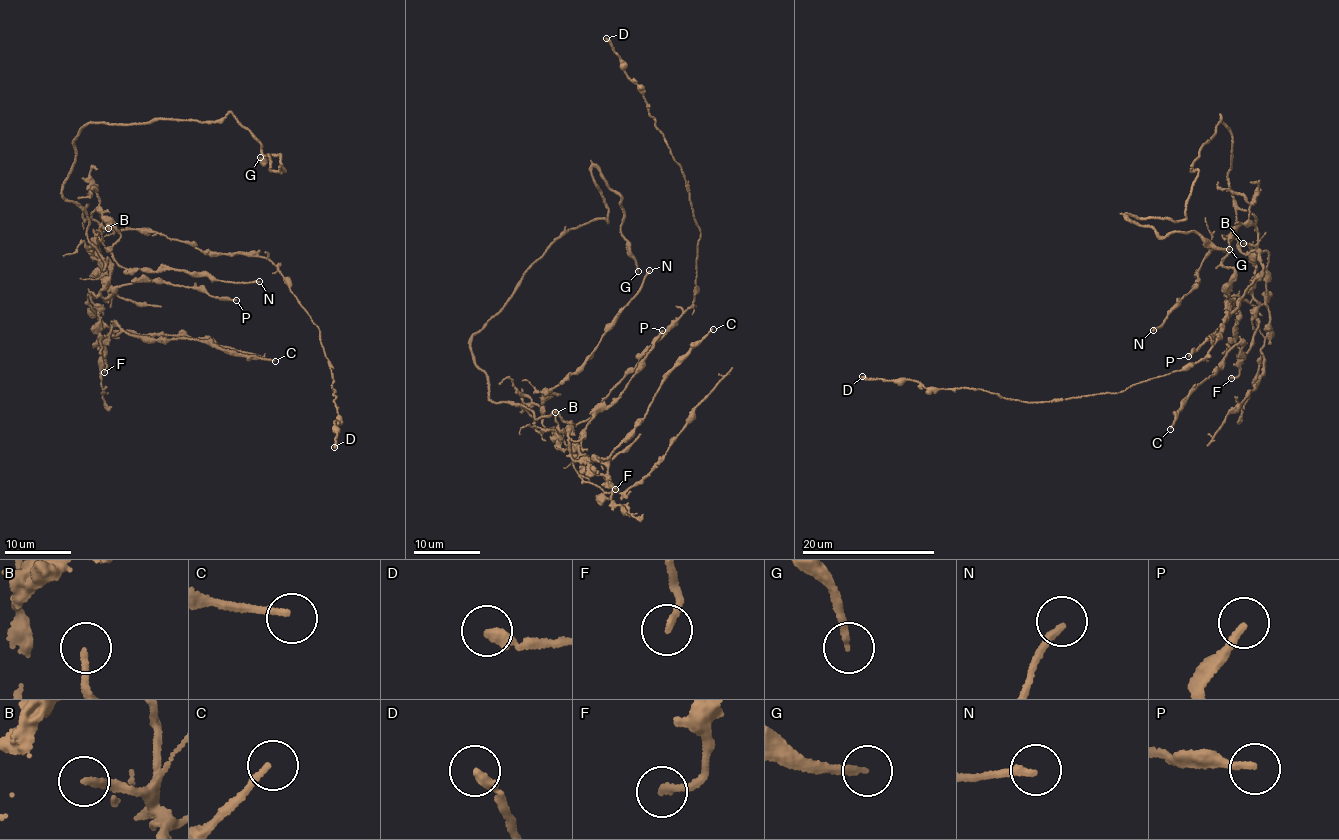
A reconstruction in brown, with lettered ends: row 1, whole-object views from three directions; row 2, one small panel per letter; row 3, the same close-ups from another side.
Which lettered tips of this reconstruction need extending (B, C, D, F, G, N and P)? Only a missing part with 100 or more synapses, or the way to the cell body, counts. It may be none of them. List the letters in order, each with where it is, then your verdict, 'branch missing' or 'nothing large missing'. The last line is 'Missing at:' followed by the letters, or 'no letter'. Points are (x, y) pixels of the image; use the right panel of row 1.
B: (1243, 243) | nothing large missing
C: (1170, 429) | nothing large missing
D: (862, 376) | nothing large missing
F: (1231, 378) | nothing large missing
G: (1229, 249) | branch missing
N: (1153, 330) | nothing large missing
P: (1188, 356) | nothing large missing
Missing at: G

